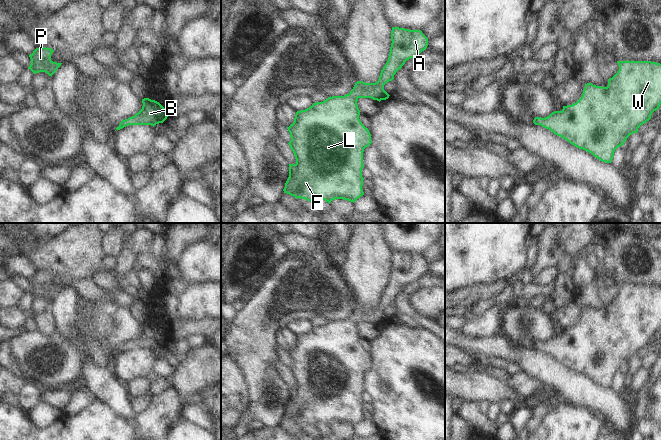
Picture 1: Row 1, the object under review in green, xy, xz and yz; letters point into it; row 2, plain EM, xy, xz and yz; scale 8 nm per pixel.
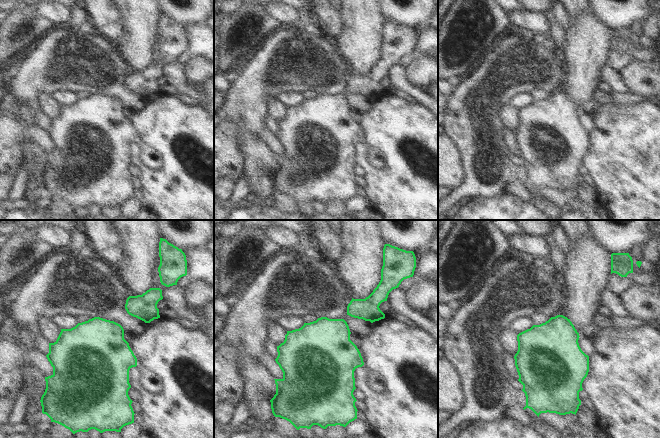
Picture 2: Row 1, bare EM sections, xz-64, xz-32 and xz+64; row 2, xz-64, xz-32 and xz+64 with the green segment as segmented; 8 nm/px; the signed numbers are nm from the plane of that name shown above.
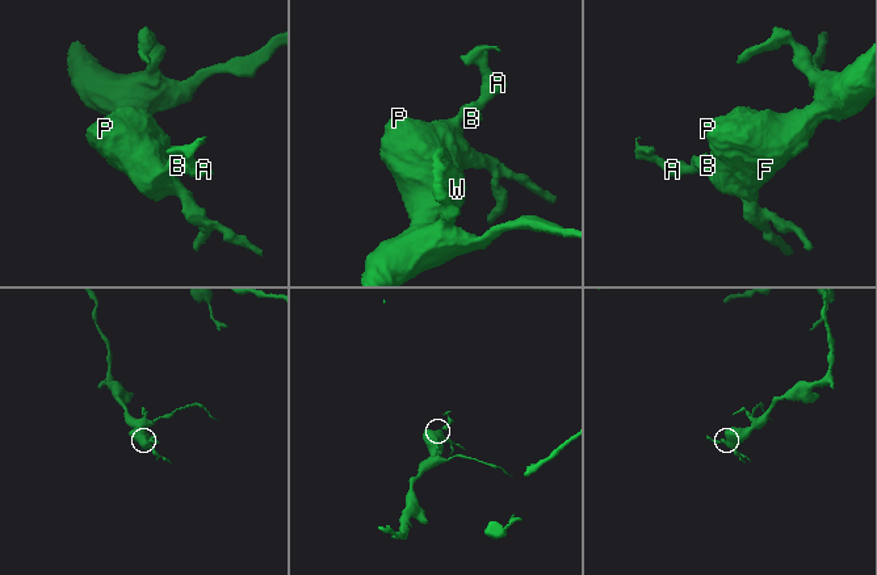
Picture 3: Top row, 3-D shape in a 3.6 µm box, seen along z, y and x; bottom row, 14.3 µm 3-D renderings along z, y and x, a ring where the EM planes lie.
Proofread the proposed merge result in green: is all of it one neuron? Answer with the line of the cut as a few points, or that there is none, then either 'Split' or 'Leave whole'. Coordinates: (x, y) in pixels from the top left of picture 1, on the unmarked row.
No split. Leave whole.

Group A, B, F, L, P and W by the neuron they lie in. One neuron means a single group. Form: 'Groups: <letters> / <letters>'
Groups: A B F L P W.

